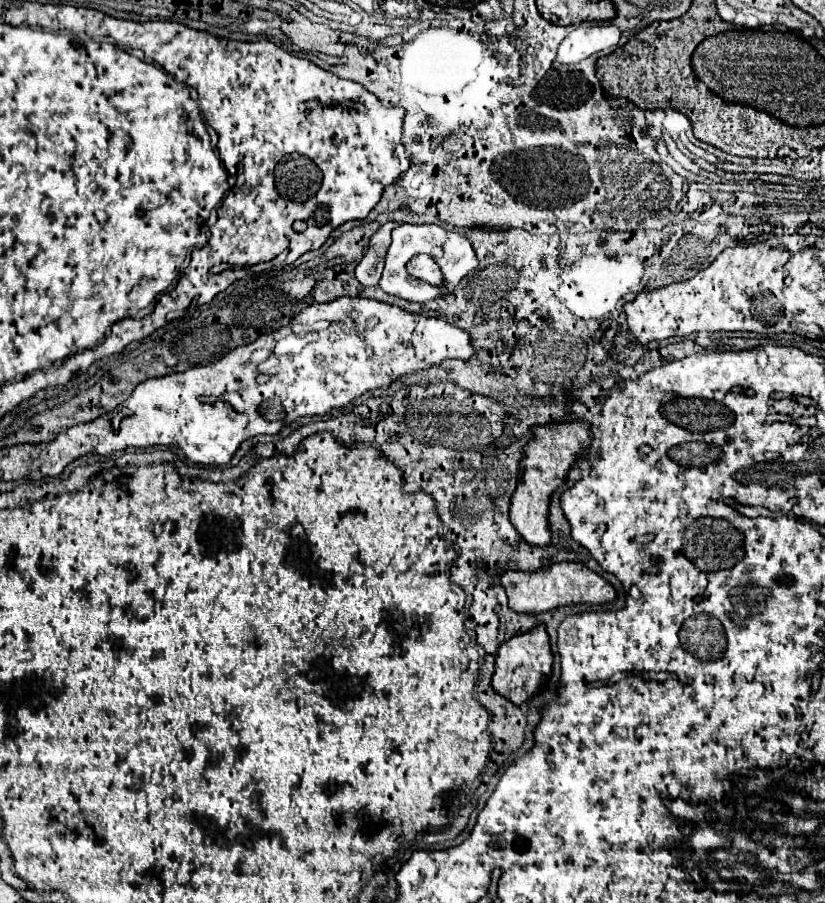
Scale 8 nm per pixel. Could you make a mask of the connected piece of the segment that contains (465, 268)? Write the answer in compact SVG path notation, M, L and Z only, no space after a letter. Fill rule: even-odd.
M451 231L451 235L443 235L443 239L447 239L451 247L443 247L443 251L431 251L431 255L439 255L439 263L451 263L451 275L447 275L447 291L453 291L459 281L479 263L467 237Z

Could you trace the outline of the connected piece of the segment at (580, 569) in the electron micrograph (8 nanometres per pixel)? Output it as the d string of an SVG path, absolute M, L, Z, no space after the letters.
M555 563L549 567L541 567L539 571L533 571L533 573L507 569L499 577L501 577L503 589L507 591L509 607L519 613L543 613L543 611L549 611L561 605L571 605L571 603L601 605L615 599L613 585L583 563L559 563L559 565Z

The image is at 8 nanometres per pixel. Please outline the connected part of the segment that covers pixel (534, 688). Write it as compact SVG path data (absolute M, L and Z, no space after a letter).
M539 623L535 629L511 637L507 643L503 643L497 649L495 673L493 673L491 685L499 695L503 695L505 699L509 699L515 705L521 705L533 693L537 693L541 689L541 685L547 681L547 677L551 675L551 663L553 663L553 655L551 655L549 635L547 635L543 623Z

